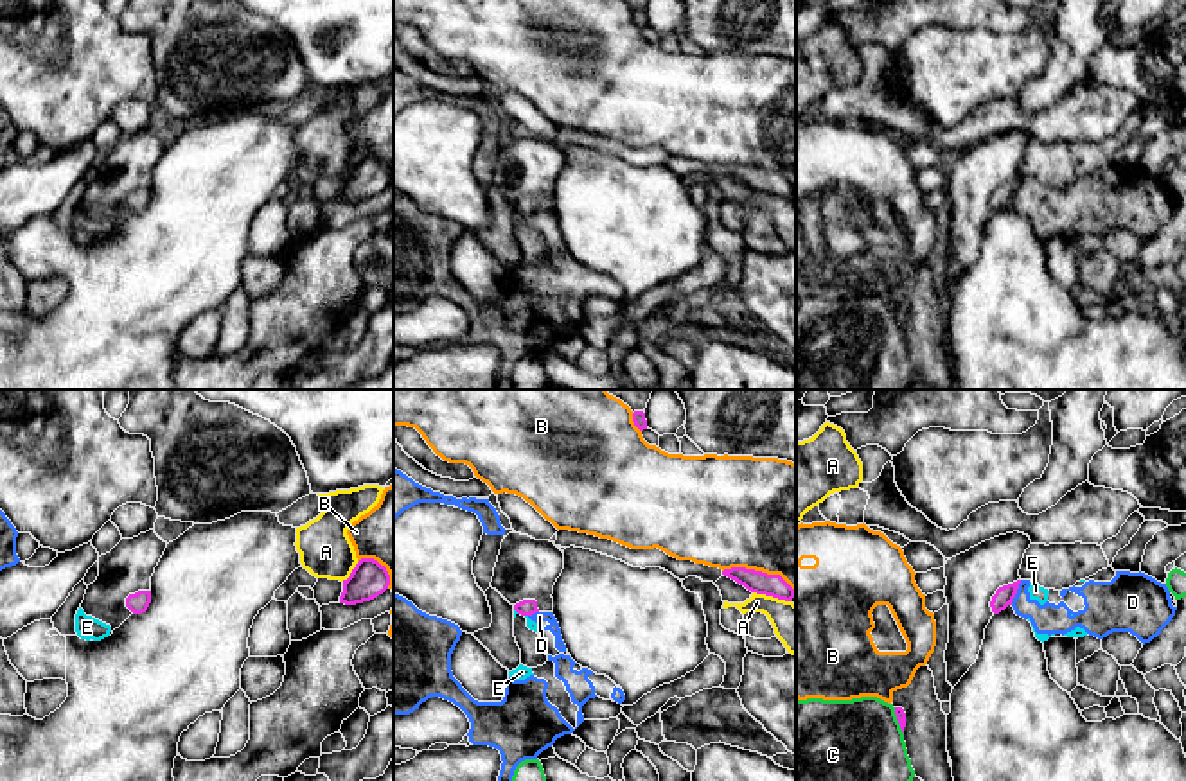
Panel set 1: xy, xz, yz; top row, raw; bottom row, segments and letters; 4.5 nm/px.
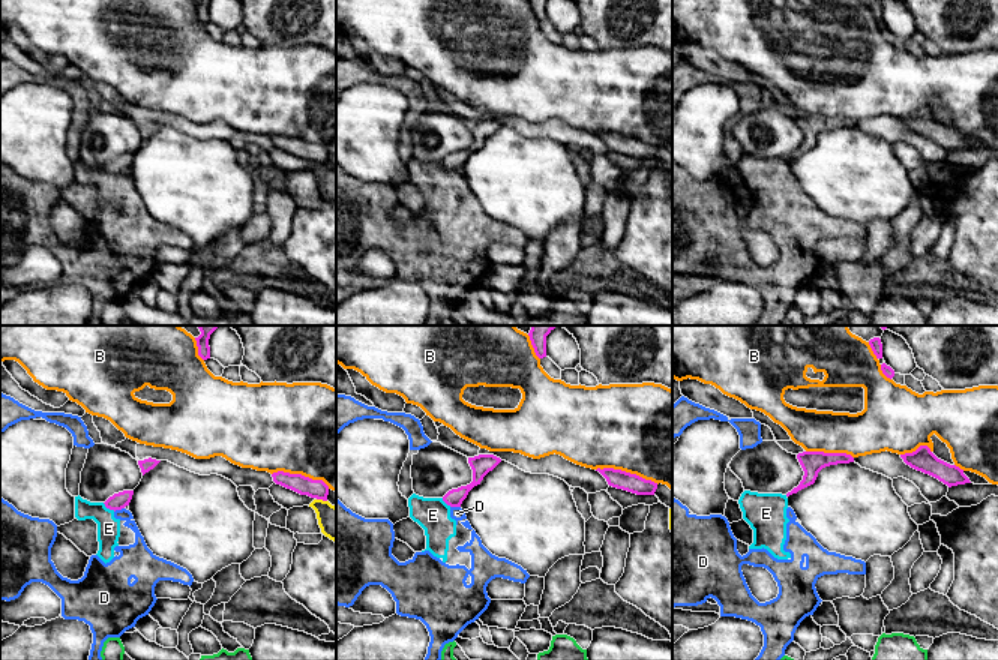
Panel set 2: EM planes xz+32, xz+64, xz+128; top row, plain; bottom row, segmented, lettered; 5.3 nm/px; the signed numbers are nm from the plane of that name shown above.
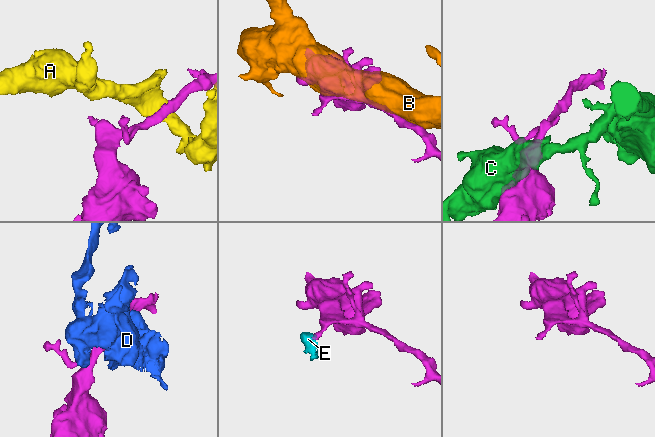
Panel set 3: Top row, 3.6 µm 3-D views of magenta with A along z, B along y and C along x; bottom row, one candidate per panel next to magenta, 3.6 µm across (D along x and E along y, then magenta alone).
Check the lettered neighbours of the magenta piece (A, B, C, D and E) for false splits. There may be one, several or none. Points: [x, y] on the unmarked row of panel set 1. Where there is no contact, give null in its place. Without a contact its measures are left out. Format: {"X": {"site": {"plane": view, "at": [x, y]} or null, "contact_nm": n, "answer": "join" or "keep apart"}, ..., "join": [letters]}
{"A": {"site": {"plane": "xy", "at": [351, 171]}, "contact_nm": 120, "answer": "keep apart"}, "B": {"site": {"plane": "xz", "at": [759, 169]}, "contact_nm": 340, "answer": "keep apart"}, "C": {"site": {"plane": "yz", "at": [897, 316]}, "contact_nm": 130, "answer": "keep apart"}, "D": {"site": {"plane": "yz", "at": [1016, 191]}, "contact_nm": 120, "answer": "keep apart"}, "E": {"site": {"plane": "xz", "at": [516, 209]}, "contact_nm": 30, "answer": "keep apart"}, "join": []}

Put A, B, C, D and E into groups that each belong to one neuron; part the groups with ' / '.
A / B / C / D E

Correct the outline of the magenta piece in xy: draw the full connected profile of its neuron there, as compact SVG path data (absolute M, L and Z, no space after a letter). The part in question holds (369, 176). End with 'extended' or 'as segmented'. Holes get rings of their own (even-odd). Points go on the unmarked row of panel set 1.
M361 156L350 174L343 178L340 201L356 203L370 199L383 192L390 183L390 172L385 163L374 156Z; as segmented

